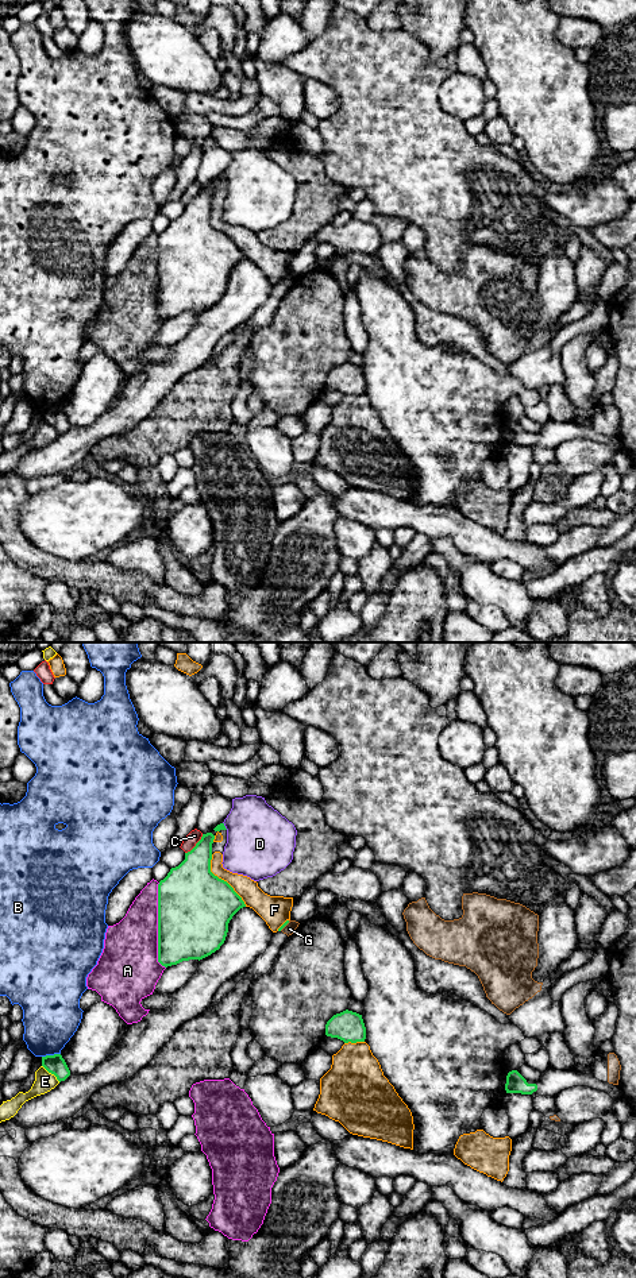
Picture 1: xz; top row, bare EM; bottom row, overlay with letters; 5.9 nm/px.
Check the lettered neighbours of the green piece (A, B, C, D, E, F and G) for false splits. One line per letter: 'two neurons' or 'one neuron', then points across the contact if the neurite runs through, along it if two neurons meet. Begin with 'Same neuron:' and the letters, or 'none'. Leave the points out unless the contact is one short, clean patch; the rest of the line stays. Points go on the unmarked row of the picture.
Same neuron: none
A: two neurons
B: two neurons
C: two neurons
D: two neurons
E: two neurons
F: two neurons
G: two neurons; border along xz (289, 273), (280, 282)

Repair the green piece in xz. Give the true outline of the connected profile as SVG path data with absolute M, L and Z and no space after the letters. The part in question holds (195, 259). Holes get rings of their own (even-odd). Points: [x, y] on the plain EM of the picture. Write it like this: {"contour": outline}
{"contour": "M212 185L203 186L196 198L185 205L185 212L171 220L158 236L158 314L165 320L189 312L200 313L219 302L226 293L230 273L240 260L246 259L234 240L211 224L213 192Z"}

